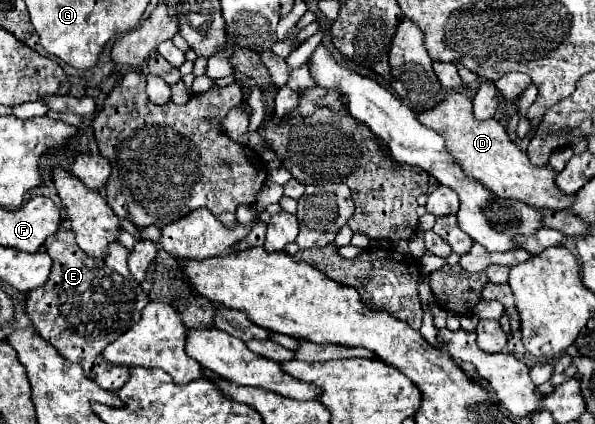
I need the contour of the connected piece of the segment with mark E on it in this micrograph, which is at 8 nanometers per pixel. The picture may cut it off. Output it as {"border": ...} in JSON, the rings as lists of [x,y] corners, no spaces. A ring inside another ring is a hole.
{"border":[[[64,226],[46,238],[44,248],[52,258],[52,272],[44,286],[26,294],[26,312],[34,330],[54,344],[62,358],[80,364],[88,378],[104,386],[106,362],[100,358],[100,352],[114,342],[116,322],[138,322],[142,308],[150,302],[148,294],[140,288],[140,282],[132,280],[128,270],[126,262],[130,250],[126,250],[120,242],[112,242],[106,256],[92,258],[76,246],[74,232]],[[58,340],[62,340],[62,346],[56,344]]]}

